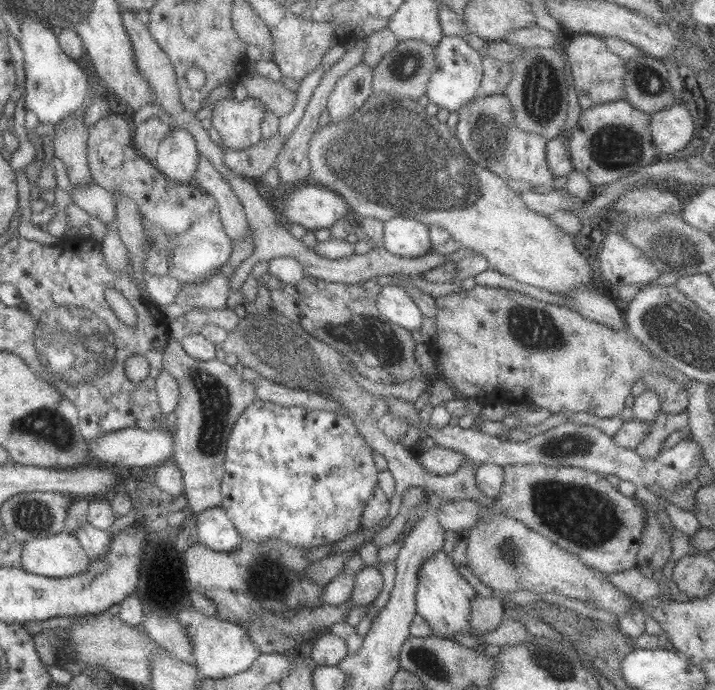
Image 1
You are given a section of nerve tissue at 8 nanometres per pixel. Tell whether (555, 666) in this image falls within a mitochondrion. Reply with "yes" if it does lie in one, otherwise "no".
yes

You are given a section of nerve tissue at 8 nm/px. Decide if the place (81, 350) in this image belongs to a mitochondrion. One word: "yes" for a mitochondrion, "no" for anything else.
yes

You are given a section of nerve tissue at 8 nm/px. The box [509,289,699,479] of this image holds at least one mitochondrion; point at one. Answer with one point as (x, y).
(572, 447)

